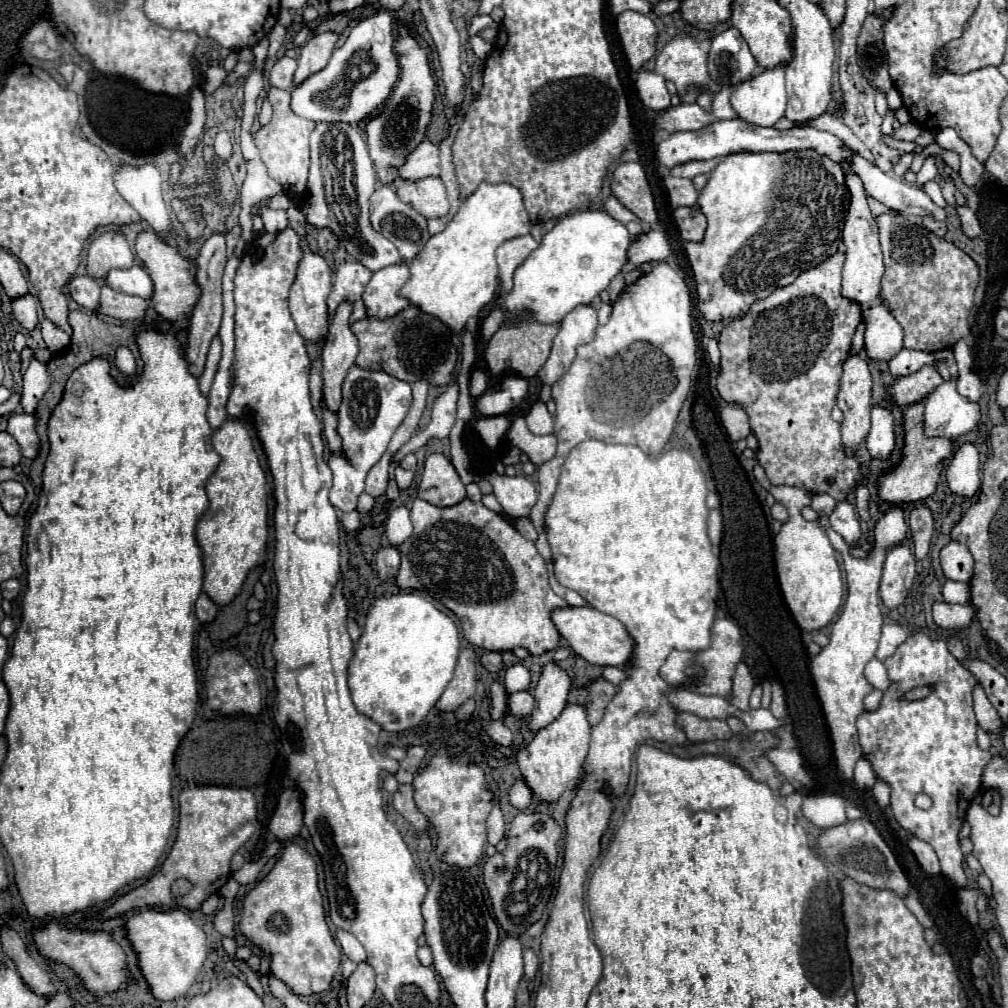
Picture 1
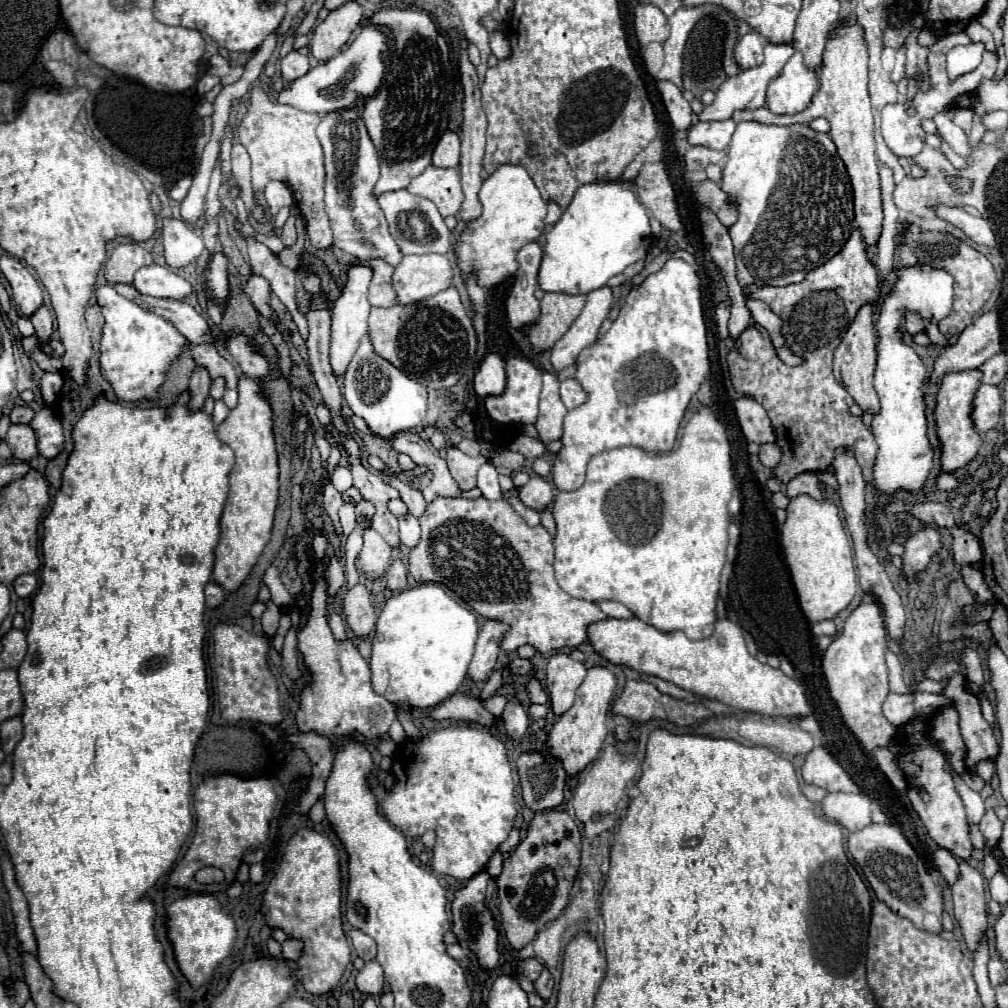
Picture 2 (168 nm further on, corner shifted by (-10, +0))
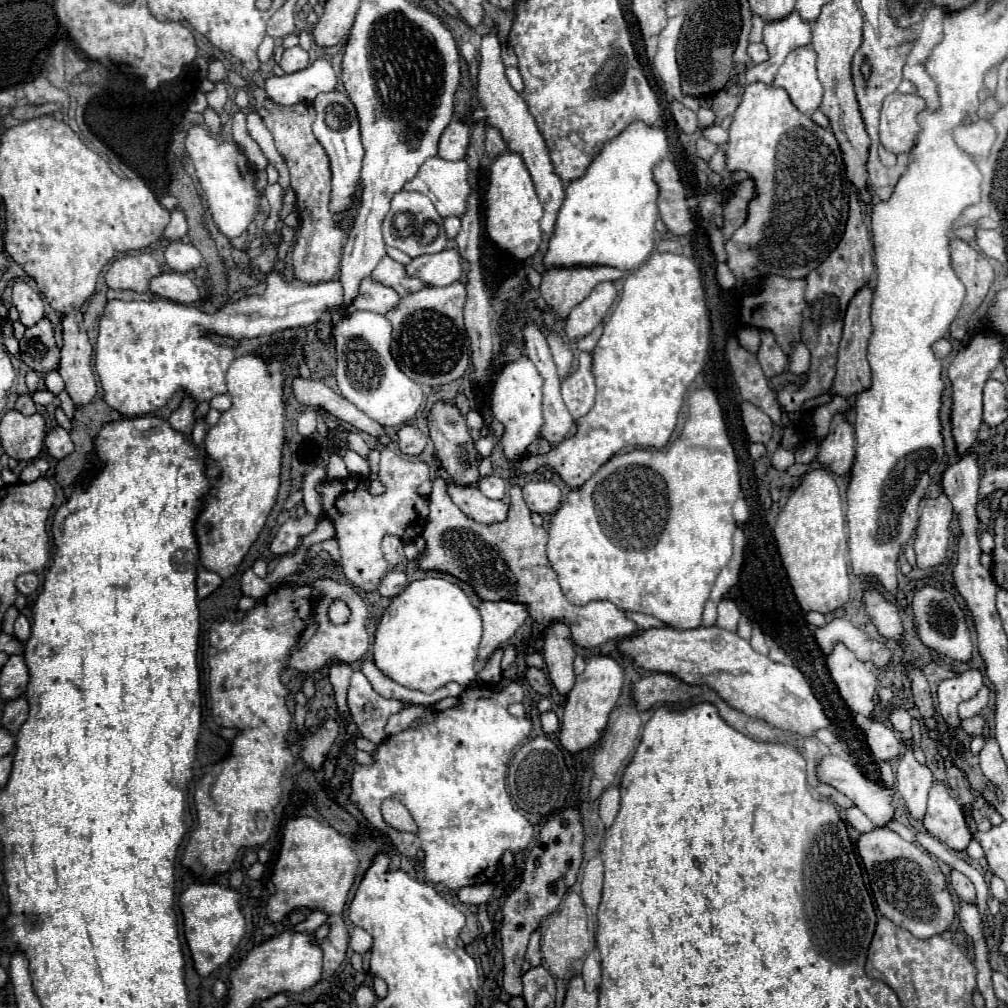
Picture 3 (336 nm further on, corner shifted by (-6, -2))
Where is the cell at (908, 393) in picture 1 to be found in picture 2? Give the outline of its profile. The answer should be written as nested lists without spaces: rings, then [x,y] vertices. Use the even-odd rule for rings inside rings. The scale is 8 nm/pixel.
[[[987,311],[977,321],[973,321],[957,339],[955,345],[949,345],[935,361],[931,381],[941,381],[947,371],[965,371],[977,369],[987,359],[997,355],[1003,345],[1003,331],[999,311]]]

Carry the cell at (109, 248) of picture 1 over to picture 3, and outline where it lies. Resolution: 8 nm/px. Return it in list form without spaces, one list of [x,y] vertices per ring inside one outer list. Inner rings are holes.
[[[135,253],[113,261],[105,273],[105,281],[109,289],[131,289],[145,293],[149,279],[159,273],[161,271],[149,253]]]

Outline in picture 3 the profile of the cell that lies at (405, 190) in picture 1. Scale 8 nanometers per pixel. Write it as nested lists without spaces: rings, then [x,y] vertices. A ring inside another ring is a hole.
[[[431,157],[419,167],[417,175],[407,181],[405,189],[427,195],[441,217],[461,217],[471,191],[467,163]]]

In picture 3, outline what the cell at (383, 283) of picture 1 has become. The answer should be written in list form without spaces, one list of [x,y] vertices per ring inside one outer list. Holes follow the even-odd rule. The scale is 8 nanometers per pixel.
[[[455,247],[435,255],[421,255],[405,265],[407,275],[417,277],[427,287],[445,287],[461,277],[461,257]]]

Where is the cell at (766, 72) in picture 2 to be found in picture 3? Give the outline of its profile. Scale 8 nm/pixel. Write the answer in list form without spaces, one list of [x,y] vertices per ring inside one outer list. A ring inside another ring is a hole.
[[[797,11],[781,21],[767,23],[763,29],[763,45],[767,47],[769,59],[759,63],[743,73],[737,73],[729,79],[729,85],[751,85],[751,81],[763,81],[765,85],[773,83],[777,69],[783,65],[787,53],[795,51],[797,47],[811,43],[811,25],[805,23]]]

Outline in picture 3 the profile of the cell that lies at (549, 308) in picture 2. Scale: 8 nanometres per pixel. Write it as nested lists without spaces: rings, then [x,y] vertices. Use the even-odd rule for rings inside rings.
[[[553,267],[547,273],[543,273],[541,283],[541,295],[551,307],[551,311],[565,319],[569,311],[579,305],[591,289],[601,281],[617,281],[625,273],[613,267]]]

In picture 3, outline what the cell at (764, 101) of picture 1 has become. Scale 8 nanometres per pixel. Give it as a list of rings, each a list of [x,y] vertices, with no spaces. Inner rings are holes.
[[[799,47],[791,51],[785,63],[779,67],[775,87],[783,87],[791,97],[791,103],[801,111],[811,115],[819,109],[823,99],[823,87],[817,79],[815,51],[809,47]]]

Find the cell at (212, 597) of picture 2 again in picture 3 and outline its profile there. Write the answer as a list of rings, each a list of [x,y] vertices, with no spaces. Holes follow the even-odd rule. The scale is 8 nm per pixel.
[[[199,569],[199,573],[197,573],[197,595],[199,595],[199,599],[209,597],[221,585],[221,581],[223,579],[217,573]]]

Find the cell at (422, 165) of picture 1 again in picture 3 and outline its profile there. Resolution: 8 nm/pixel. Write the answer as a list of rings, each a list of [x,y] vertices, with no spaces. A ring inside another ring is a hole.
[[[453,119],[439,139],[439,157],[447,161],[459,161],[465,157],[465,149],[471,141],[471,127]]]

